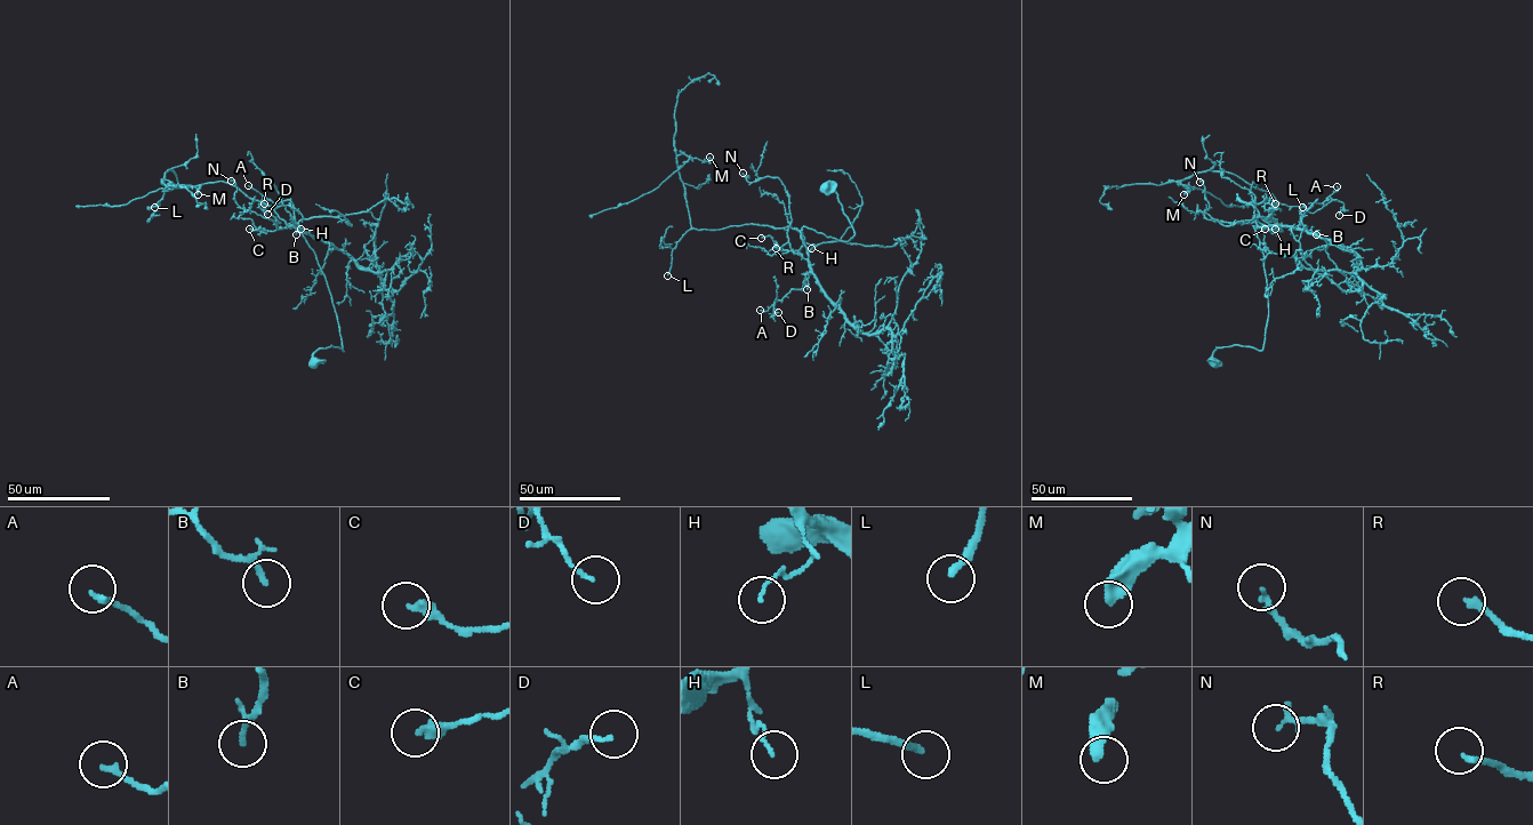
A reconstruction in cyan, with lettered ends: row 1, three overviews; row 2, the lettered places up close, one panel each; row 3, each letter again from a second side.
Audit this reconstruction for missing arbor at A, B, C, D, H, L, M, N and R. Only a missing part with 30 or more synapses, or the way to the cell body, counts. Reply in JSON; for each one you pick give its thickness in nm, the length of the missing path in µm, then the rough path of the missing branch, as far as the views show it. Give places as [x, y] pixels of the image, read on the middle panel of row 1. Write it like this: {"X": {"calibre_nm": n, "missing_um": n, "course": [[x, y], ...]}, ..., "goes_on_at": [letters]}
{"L": {"calibre_nm": 240, "missing_um": 25, "course": [[667, 275], [676, 311]]}, "goes_on_at": ["L"]}

